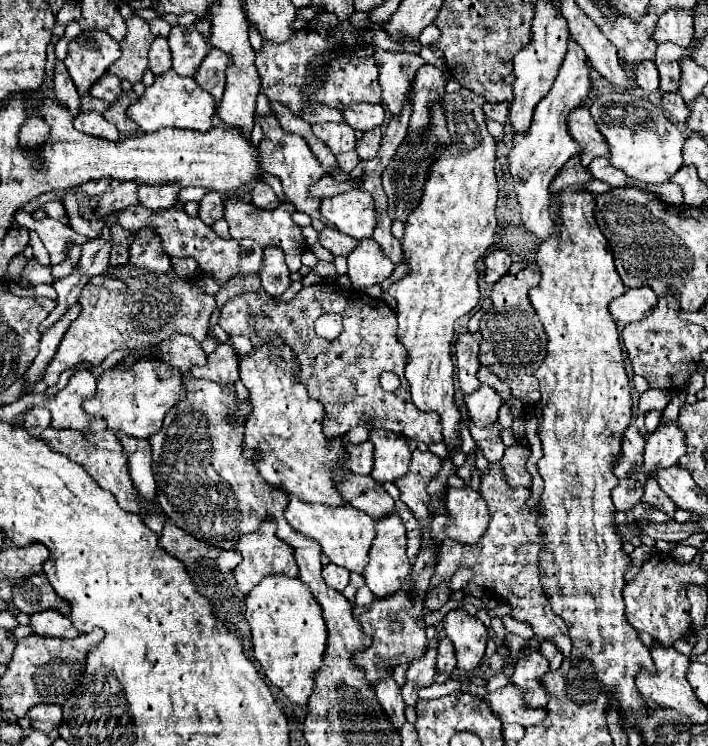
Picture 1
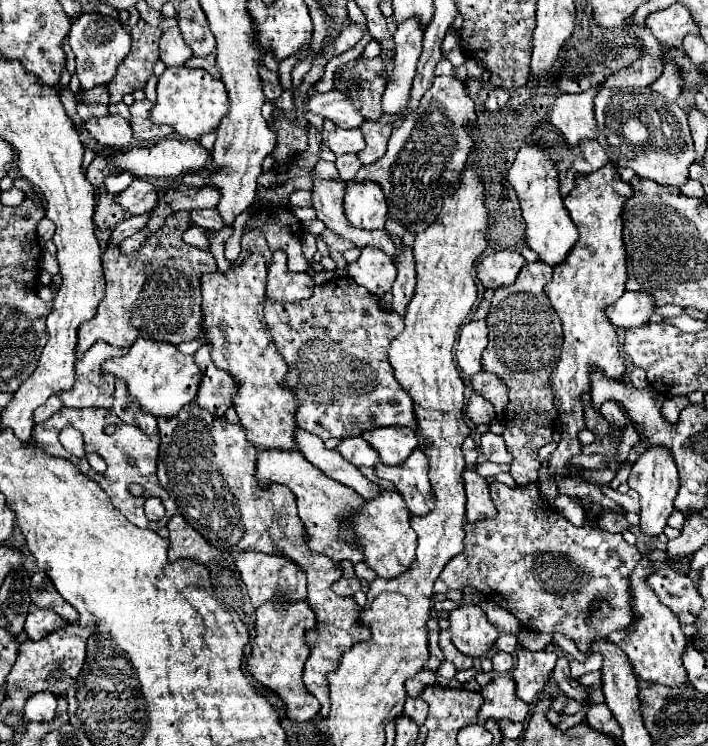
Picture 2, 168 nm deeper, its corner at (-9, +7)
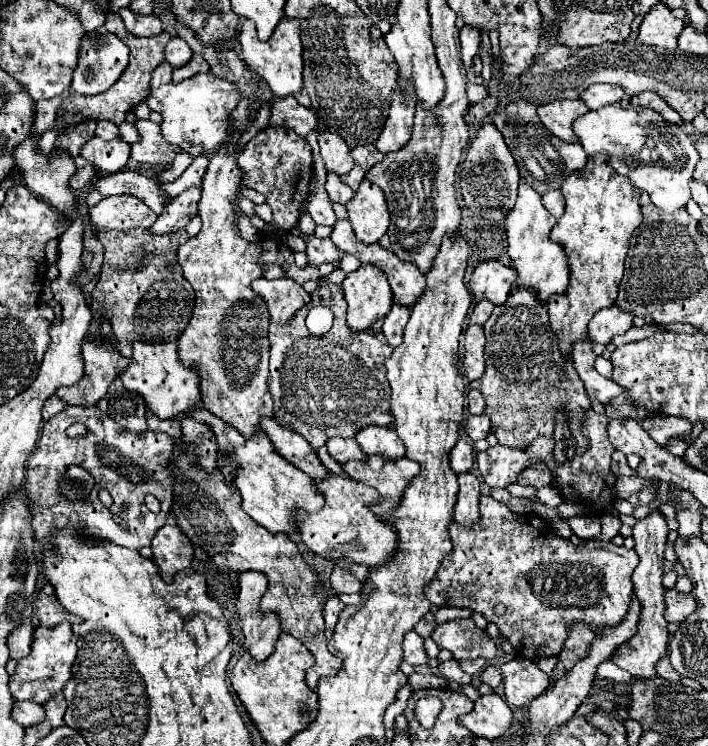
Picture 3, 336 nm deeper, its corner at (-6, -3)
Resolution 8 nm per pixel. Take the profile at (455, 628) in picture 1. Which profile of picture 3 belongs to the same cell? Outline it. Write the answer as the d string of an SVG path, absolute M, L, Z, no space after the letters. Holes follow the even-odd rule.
M455 619L437 625L431 637L441 649L449 649L455 659L493 659L497 653L497 643L473 619Z

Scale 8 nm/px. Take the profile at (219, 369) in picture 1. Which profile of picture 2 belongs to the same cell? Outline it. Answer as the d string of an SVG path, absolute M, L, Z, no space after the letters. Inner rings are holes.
M204 343L194 353L194 361L202 371L202 381L200 381L196 403L208 409L212 415L220 417L232 405L232 399L236 397L236 391L238 391L238 383L232 377L232 373L222 371L214 365L210 353L212 353L212 345L208 343Z

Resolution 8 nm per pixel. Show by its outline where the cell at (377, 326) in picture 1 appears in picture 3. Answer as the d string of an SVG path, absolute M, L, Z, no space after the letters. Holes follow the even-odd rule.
M331 285L329 293L321 299L313 299L307 307L303 307L297 313L297 321L289 323L289 327L281 327L271 323L269 327L269 339L271 339L271 361L269 361L269 393L273 397L273 417L281 427L287 427L295 433L299 433L303 439L309 441L309 445L317 451L319 447L325 445L327 439L331 437L355 437L355 433L361 427L367 425L381 425L387 427L393 423L393 415L389 411L389 395L391 387L385 377L385 359L391 355L391 347L387 345L383 333L371 333L371 331L361 331L361 333L351 333L349 327L345 327L347 303L344 298L341 285ZM315 305L325 305L333 311L335 321L329 333L315 337L307 331L305 323L299 319L303 317L309 307Z

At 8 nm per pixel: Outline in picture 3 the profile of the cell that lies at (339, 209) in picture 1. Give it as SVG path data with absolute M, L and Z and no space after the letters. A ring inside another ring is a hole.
M369 179L361 181L357 193L345 207L359 241L377 243L387 233L389 209L385 203L385 195Z

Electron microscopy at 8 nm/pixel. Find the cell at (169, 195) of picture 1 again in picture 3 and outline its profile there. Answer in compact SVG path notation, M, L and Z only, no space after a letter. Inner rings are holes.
M131 195L103 197L89 209L89 221L97 229L135 229L151 227L157 221L157 213L145 207L141 199Z

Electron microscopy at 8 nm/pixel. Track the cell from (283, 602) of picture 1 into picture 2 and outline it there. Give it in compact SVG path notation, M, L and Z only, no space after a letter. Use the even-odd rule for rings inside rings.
M276 591L272 601L266 601L256 609L256 639L252 643L252 655L248 657L248 671L264 687L282 697L286 713L294 721L308 721L320 711L318 699L302 681L304 661L310 653L310 647L306 645L306 633L310 629L316 629L316 613L312 607L306 601L290 601L282 591Z

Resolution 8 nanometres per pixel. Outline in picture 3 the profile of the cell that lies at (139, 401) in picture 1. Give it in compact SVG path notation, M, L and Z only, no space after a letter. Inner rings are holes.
M133 343L133 355L129 367L119 375L125 387L143 395L147 409L161 419L177 417L201 401L199 375L193 367L185 367L177 353L177 343Z

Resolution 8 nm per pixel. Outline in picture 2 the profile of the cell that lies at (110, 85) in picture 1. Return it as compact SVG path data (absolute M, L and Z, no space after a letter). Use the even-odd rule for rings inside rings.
M100 85L100 87L96 87L96 89L90 89L90 91L86 91L84 95L86 95L88 101L104 103L104 105L108 105L108 99L110 99L110 95L108 95L108 87L106 87L106 85L104 85L104 87Z

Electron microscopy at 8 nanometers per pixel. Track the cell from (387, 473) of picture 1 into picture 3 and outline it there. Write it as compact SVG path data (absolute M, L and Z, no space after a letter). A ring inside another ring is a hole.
M369 425L357 433L355 439L365 455L385 455L385 457L405 457L405 445L393 427Z

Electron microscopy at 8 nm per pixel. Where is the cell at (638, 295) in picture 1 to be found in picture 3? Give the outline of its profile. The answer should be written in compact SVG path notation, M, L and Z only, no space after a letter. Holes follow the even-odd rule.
M617 305L601 309L593 315L593 319L587 325L589 341L607 345L615 335L621 335L627 329L631 329L631 321L633 321L633 315L629 315L627 311L621 311Z

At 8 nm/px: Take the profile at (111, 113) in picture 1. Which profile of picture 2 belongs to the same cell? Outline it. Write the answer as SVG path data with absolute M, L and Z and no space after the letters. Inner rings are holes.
M148 99L134 101L130 105L130 113L132 113L130 127L134 131L134 139L150 143L150 141L160 141L164 137L172 137L174 131L168 125L158 125L148 117L150 109L152 109L152 101L148 101Z

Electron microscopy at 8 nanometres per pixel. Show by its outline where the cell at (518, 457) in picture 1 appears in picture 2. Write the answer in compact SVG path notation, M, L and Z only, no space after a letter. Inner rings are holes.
M542 261L526 263L512 285L502 285L494 291L486 317L488 347L482 353L482 369L496 373L508 385L510 403L504 413L506 429L502 437L512 455L510 474L518 485L538 481L538 449L552 441L552 423L558 415L548 379L560 359L562 325L544 293L544 285L550 279L552 267Z

